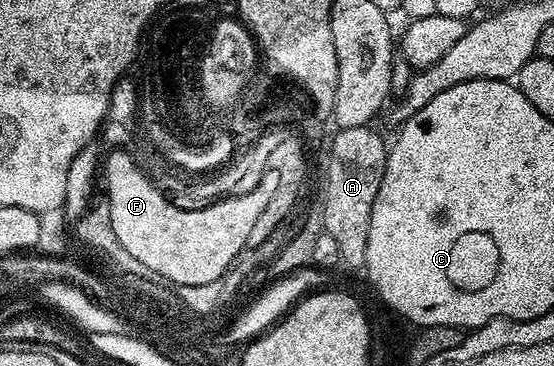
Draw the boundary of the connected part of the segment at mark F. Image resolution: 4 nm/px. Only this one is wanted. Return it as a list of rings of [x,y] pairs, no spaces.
[[[123,149],[107,156],[105,200],[113,217],[113,233],[123,239],[138,265],[163,271],[170,279],[184,279],[186,286],[205,285],[218,278],[247,245],[247,238],[277,190],[278,173],[267,170],[257,187],[241,196],[219,198],[195,211],[175,208],[147,178],[134,158]]]

